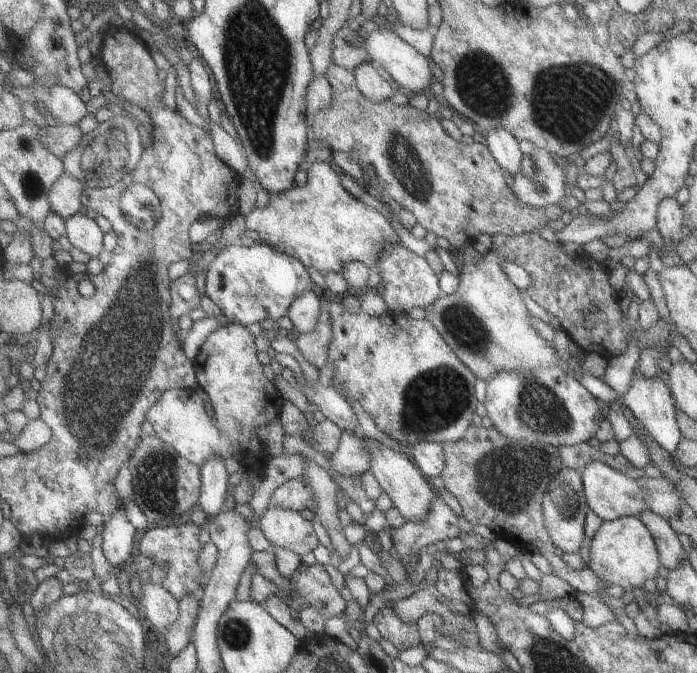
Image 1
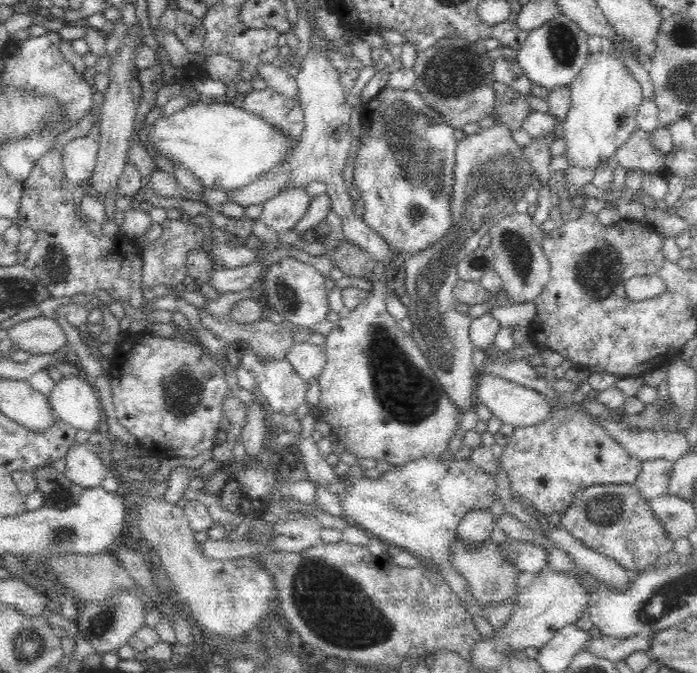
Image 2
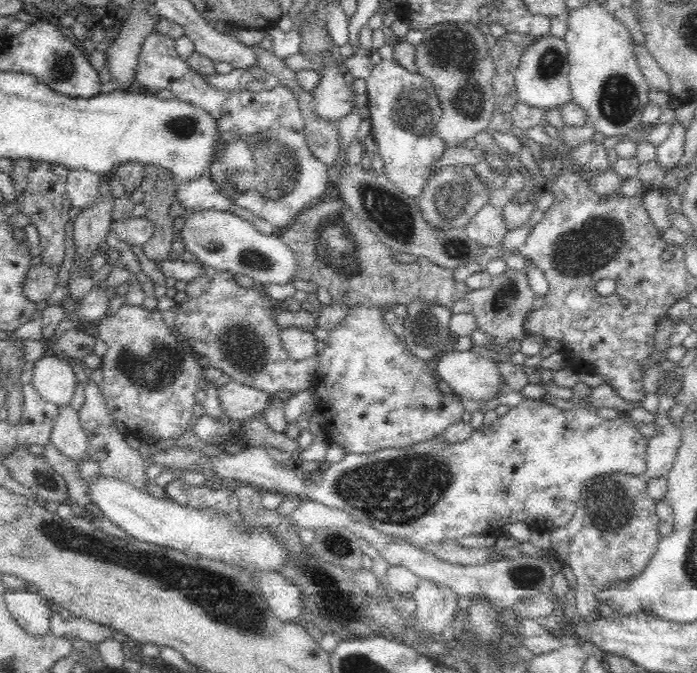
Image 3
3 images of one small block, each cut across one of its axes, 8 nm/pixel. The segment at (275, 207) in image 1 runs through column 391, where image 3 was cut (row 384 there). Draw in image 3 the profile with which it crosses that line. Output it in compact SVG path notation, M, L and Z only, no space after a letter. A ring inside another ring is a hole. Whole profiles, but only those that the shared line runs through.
M235 381L217 389L222 400L221 410L226 411L227 417L230 417L219 422L238 420L242 424L247 418L264 411L270 397L260 390Z

